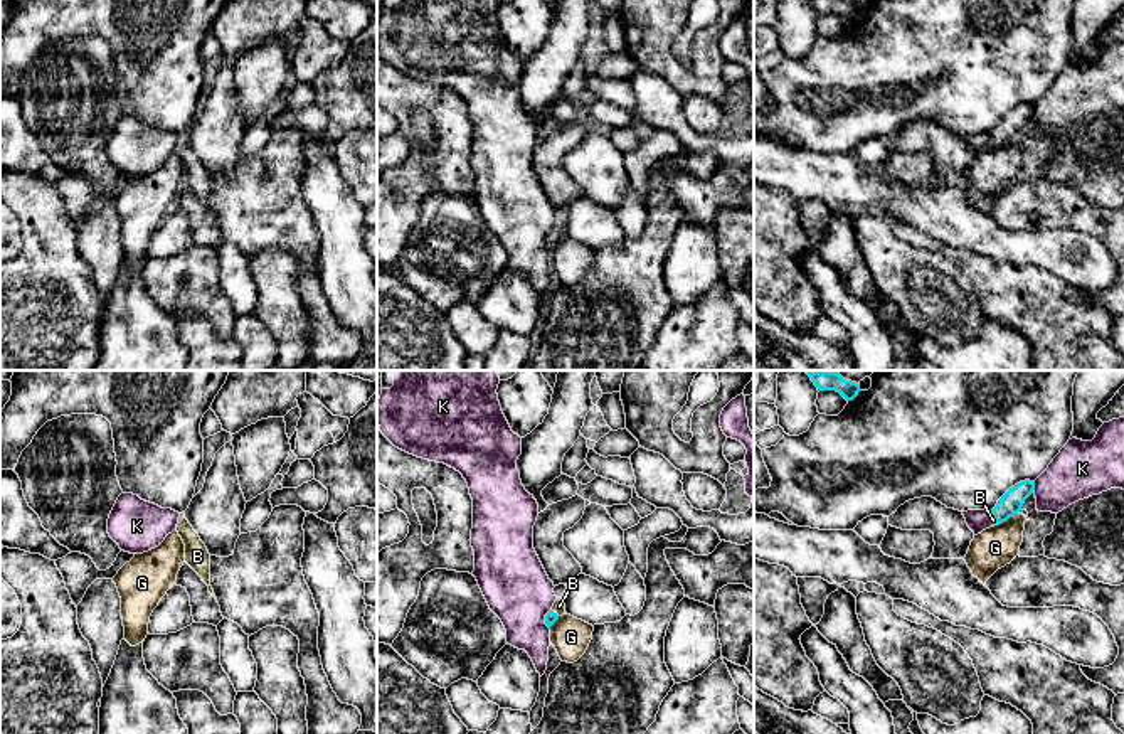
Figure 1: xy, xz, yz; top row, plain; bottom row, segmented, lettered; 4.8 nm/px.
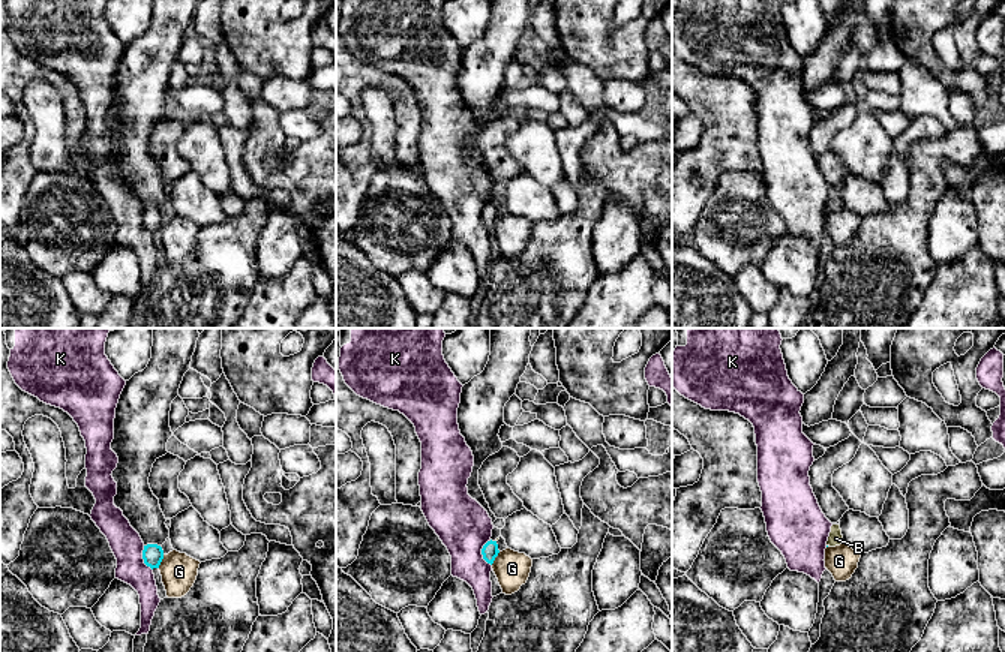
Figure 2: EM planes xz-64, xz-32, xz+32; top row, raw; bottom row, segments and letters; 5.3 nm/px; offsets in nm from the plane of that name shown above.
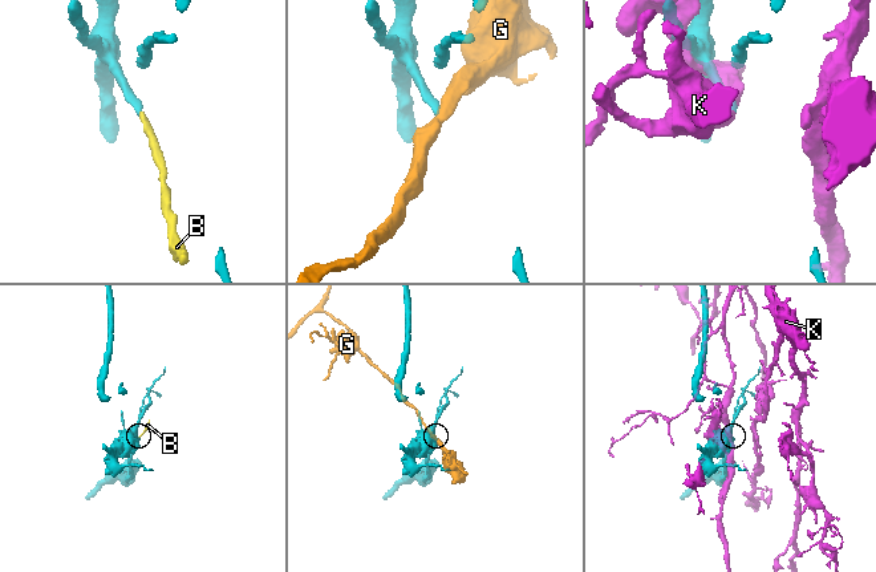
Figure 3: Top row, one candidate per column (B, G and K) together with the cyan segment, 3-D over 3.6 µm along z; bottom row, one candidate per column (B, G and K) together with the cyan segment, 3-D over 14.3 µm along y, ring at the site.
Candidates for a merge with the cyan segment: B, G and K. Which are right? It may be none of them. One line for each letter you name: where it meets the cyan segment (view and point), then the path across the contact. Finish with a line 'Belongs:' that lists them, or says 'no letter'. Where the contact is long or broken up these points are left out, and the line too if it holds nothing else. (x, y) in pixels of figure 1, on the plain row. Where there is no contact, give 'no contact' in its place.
B: contact xz (556, 236); way xz (551, 239), (556, 236), (559, 229)
Belongs: B

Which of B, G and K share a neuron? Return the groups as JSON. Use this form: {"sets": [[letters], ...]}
{"sets": [["B"], ["G"], ["K"]]}

